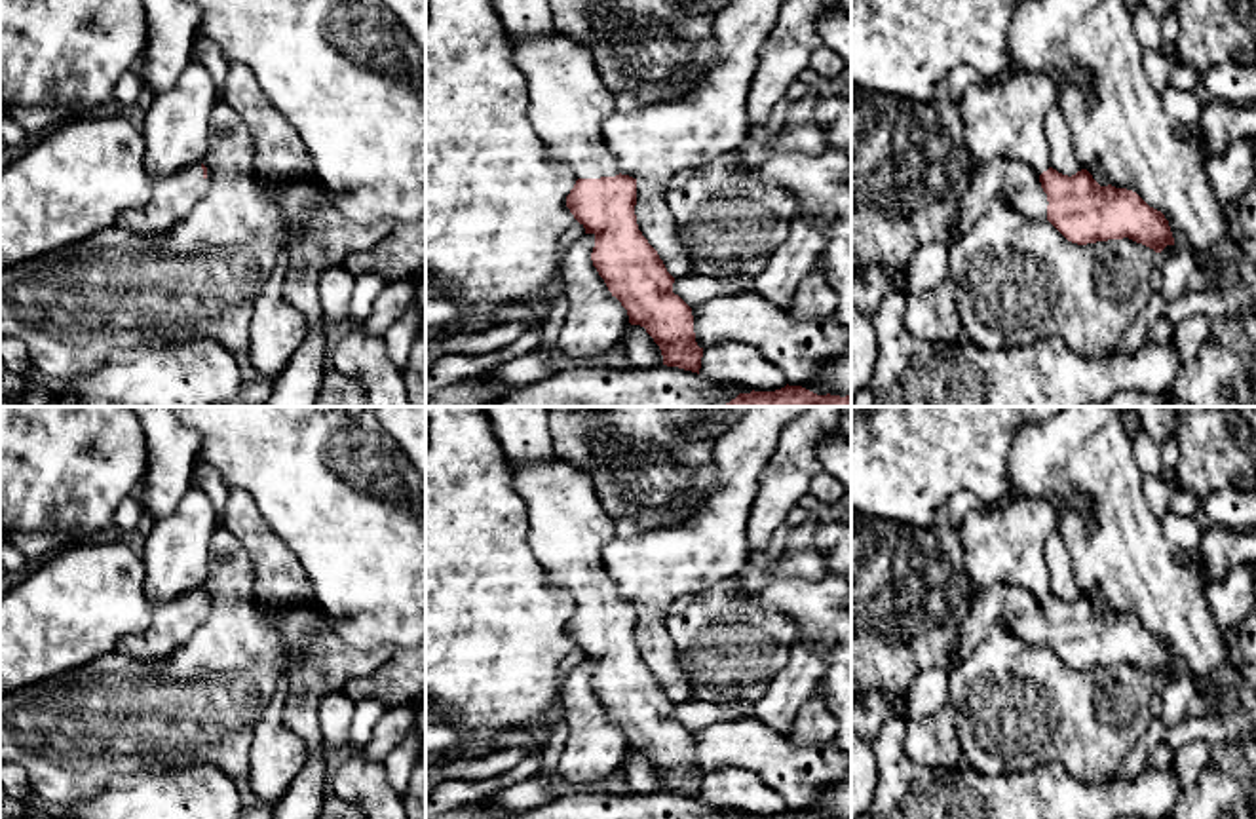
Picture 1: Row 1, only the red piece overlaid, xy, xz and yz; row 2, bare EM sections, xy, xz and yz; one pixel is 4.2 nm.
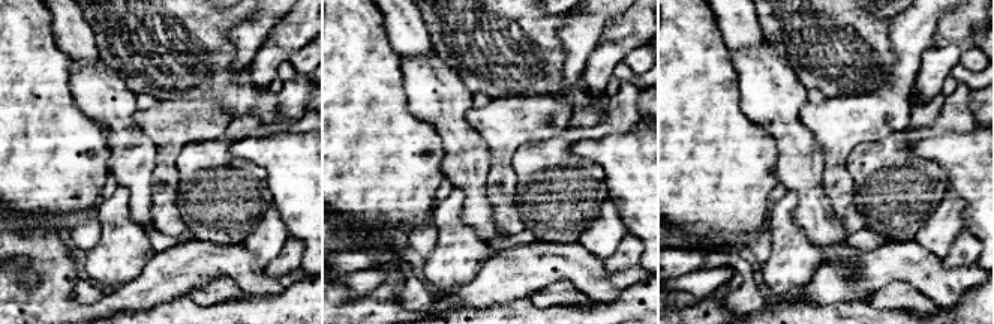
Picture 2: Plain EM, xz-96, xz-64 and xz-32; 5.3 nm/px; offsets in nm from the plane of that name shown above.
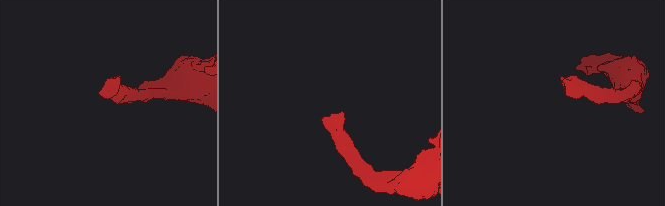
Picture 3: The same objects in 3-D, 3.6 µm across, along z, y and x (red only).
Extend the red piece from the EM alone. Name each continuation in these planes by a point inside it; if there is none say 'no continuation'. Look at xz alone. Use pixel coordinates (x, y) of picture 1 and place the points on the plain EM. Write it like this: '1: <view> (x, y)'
1: xz (569, 527)

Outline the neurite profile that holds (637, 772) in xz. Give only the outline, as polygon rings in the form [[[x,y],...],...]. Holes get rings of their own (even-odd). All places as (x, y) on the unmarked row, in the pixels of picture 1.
[[[629,751],[625,762],[616,775],[623,779],[631,794],[648,794],[663,790],[659,771],[640,751]]]

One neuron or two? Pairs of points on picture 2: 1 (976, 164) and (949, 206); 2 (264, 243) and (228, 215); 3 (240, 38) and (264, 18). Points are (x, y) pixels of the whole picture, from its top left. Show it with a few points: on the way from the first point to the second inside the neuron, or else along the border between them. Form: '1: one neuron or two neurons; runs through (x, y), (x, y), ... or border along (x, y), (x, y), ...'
1: two neurons; border along (948, 189), (952, 189), (964, 201), (964, 227)
2: two neurons; border along (267, 207), (255, 230), (242, 243)
3: one neuron; runs through (246, 36), (258, 24)

